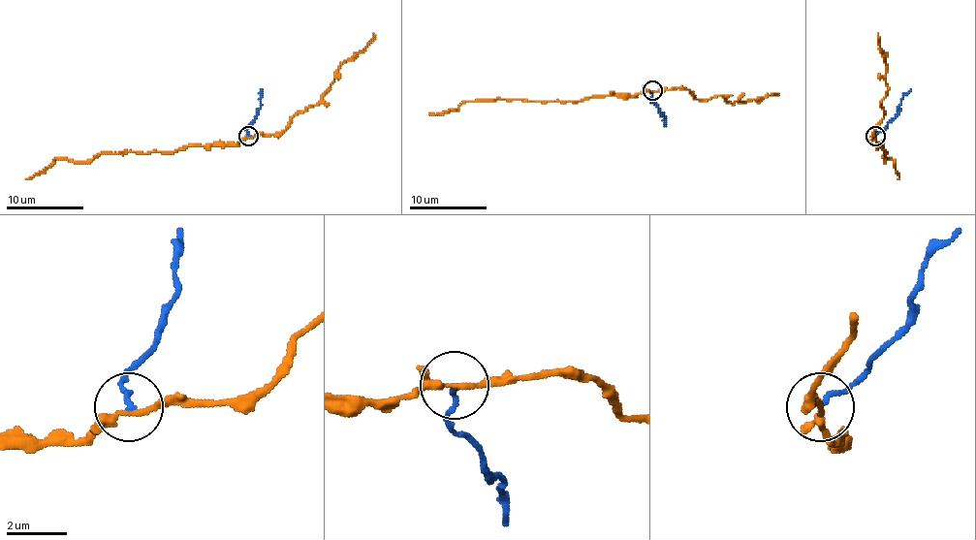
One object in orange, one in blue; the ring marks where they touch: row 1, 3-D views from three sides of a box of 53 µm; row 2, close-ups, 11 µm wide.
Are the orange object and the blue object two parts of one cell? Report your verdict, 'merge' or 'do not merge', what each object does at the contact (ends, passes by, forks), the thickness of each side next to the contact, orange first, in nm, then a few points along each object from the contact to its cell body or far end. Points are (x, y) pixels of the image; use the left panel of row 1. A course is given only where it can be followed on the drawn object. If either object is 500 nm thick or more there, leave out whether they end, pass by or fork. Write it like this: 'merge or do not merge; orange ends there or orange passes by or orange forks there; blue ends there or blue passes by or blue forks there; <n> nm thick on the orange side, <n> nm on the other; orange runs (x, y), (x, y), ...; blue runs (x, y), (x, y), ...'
do not merge; orange forks there; blue ends there; 170 nm thick on the orange side, 160 nm on the other; orange runs (249, 136), (230, 145), (188, 145), (174, 151), (97, 153), (85, 161), (60, 159), (25, 178); blue runs (249, 136), (247, 126), (257, 116), (263, 89)

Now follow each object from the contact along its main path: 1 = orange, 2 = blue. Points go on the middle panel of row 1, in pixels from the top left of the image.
1: (652, 91), (633, 95), (592, 95), (579, 101), (464, 101), (456, 109), (435, 114), (429, 112)
2: (652, 91), (650, 101), (664, 116), (666, 126)

